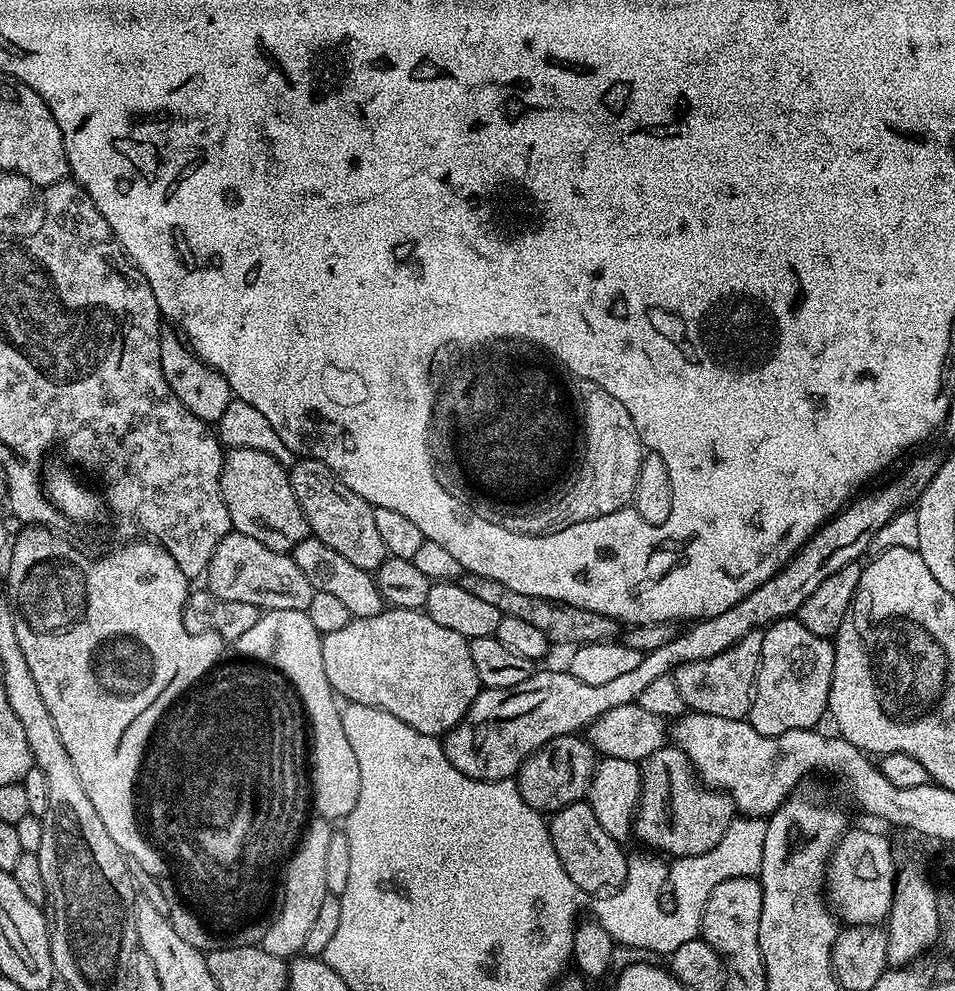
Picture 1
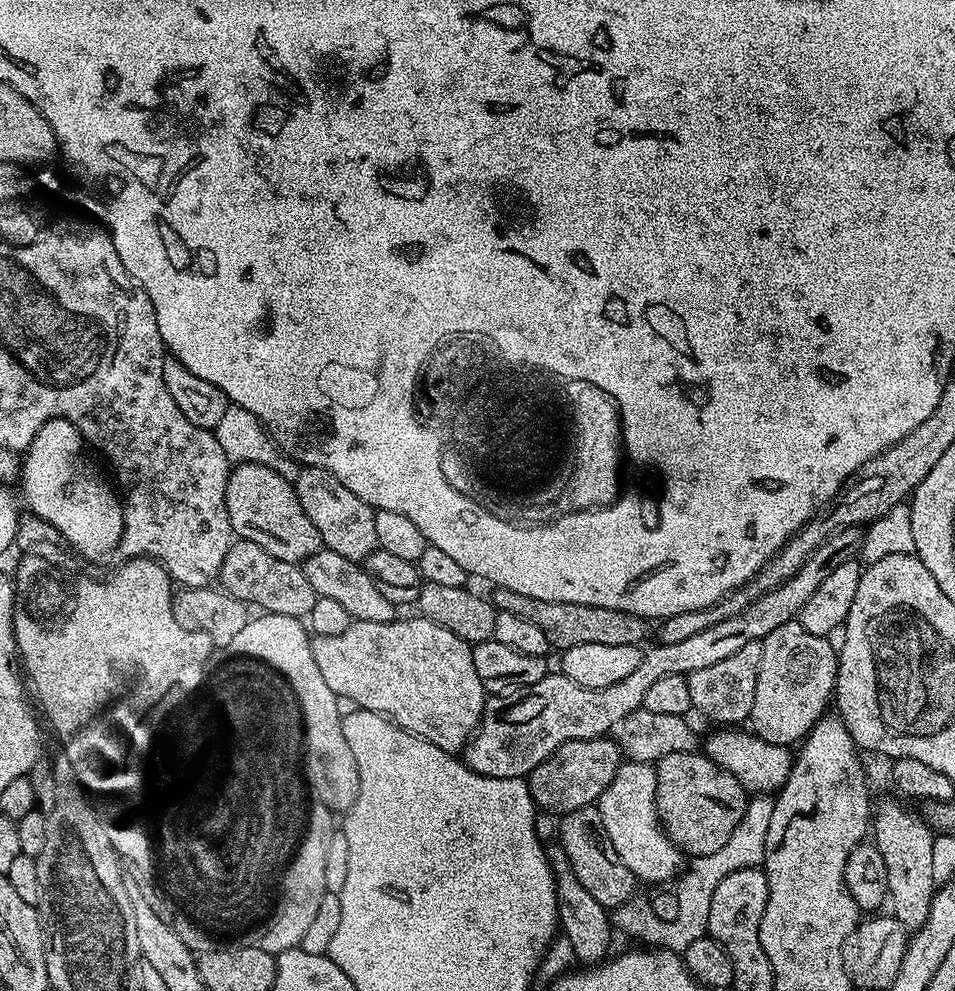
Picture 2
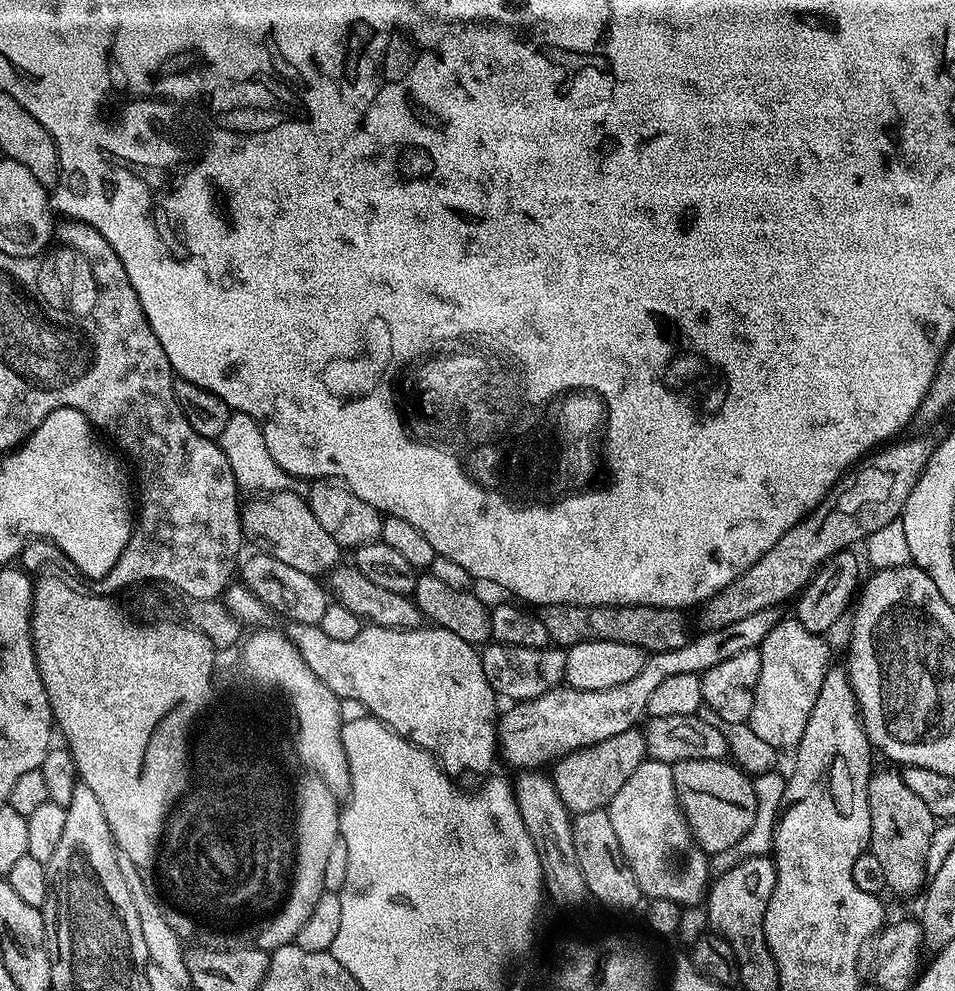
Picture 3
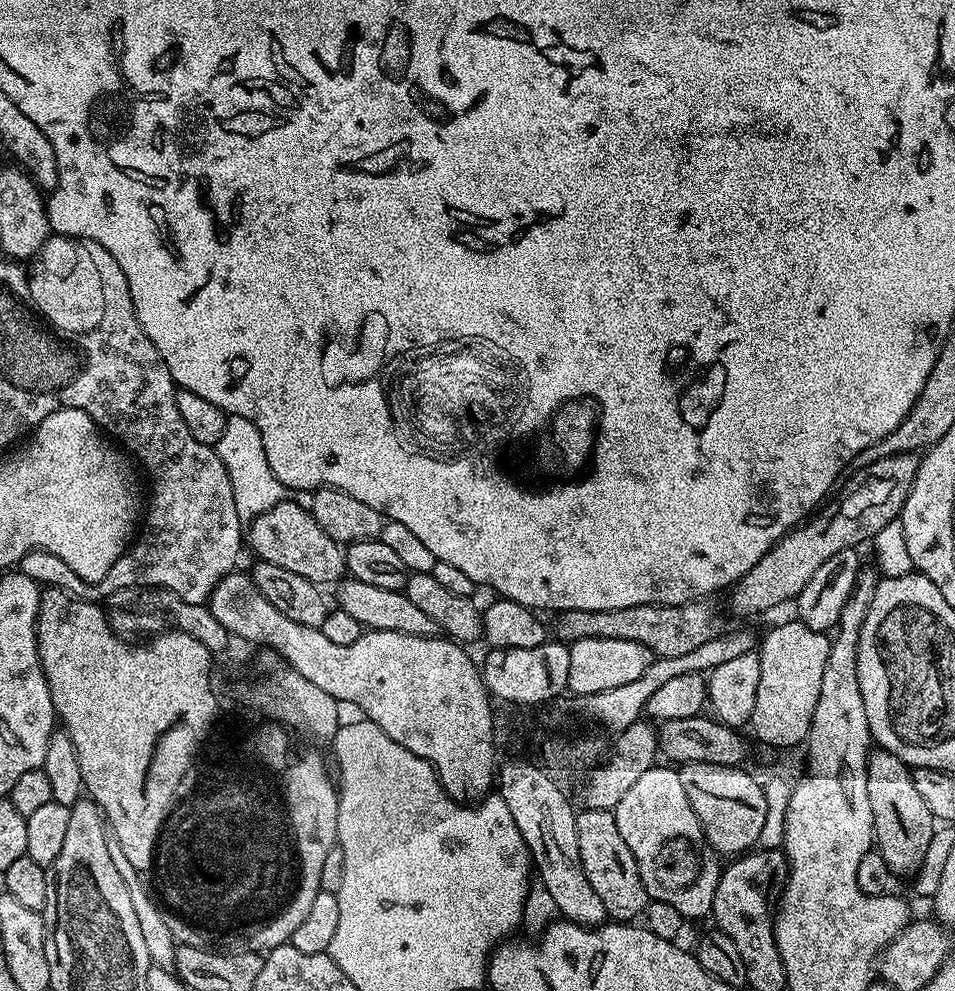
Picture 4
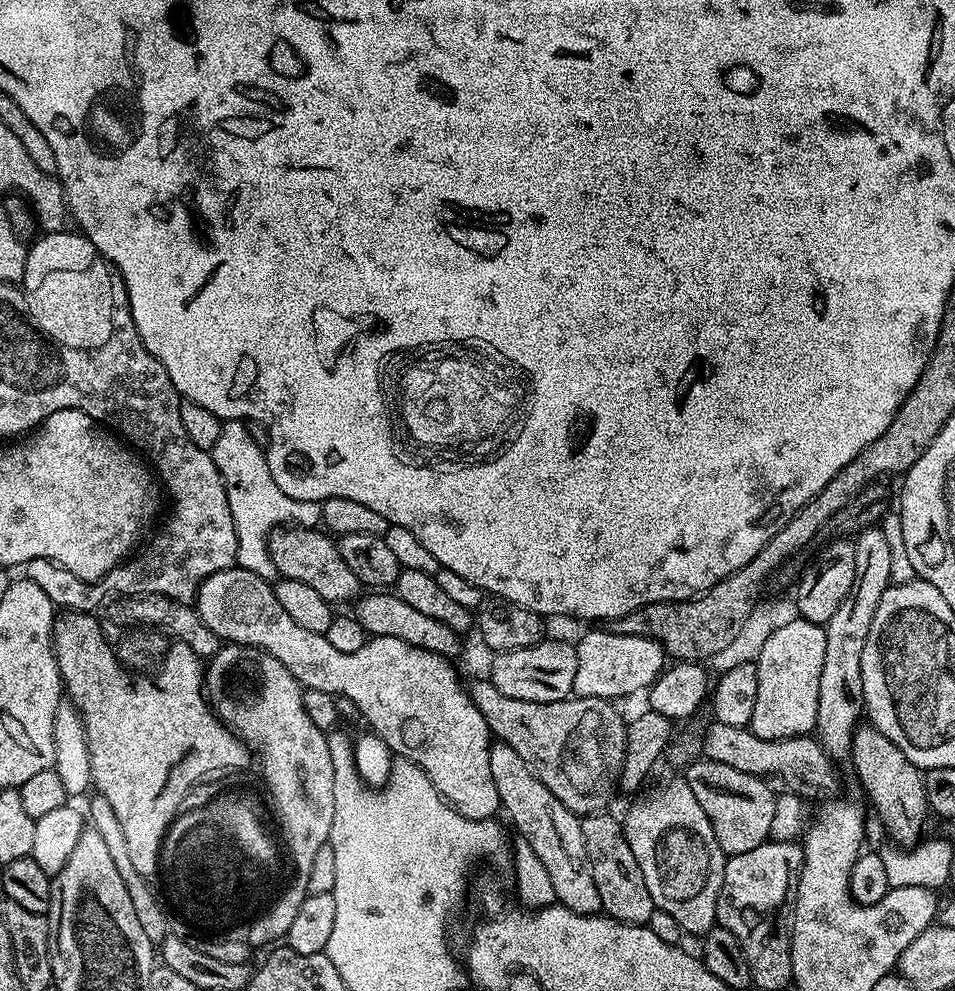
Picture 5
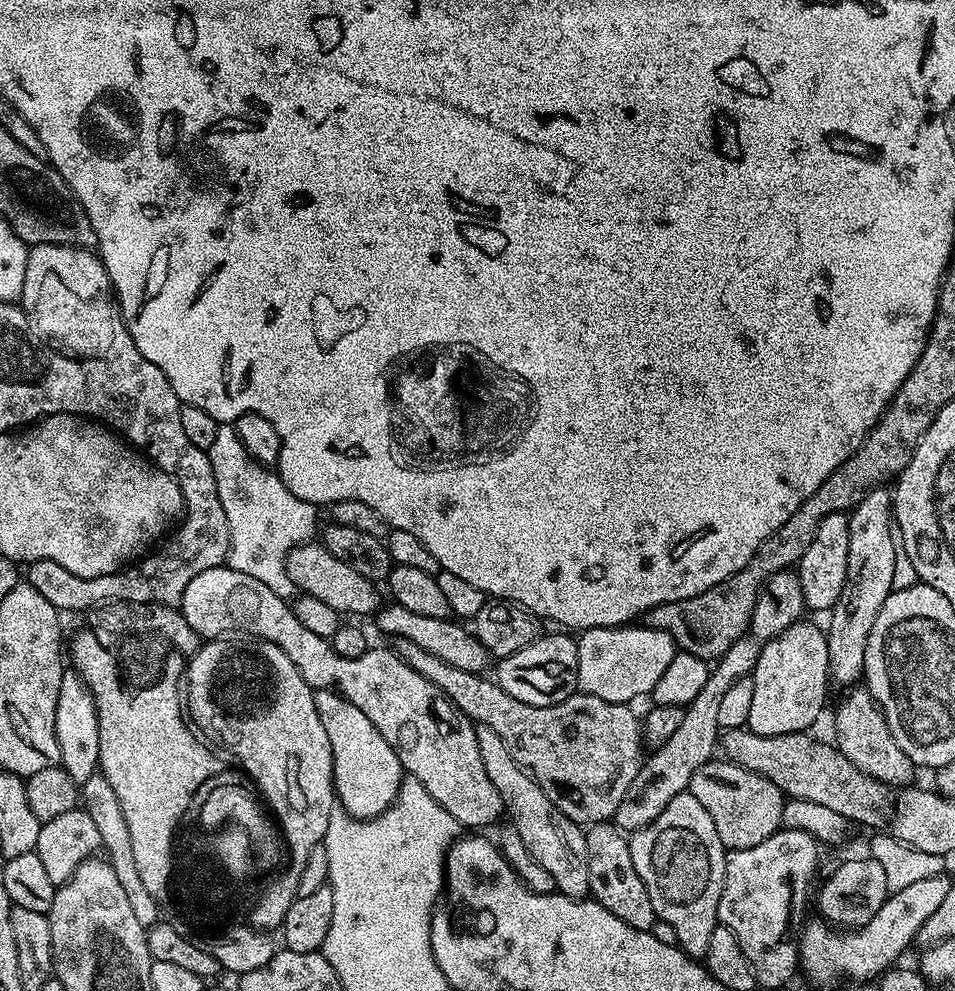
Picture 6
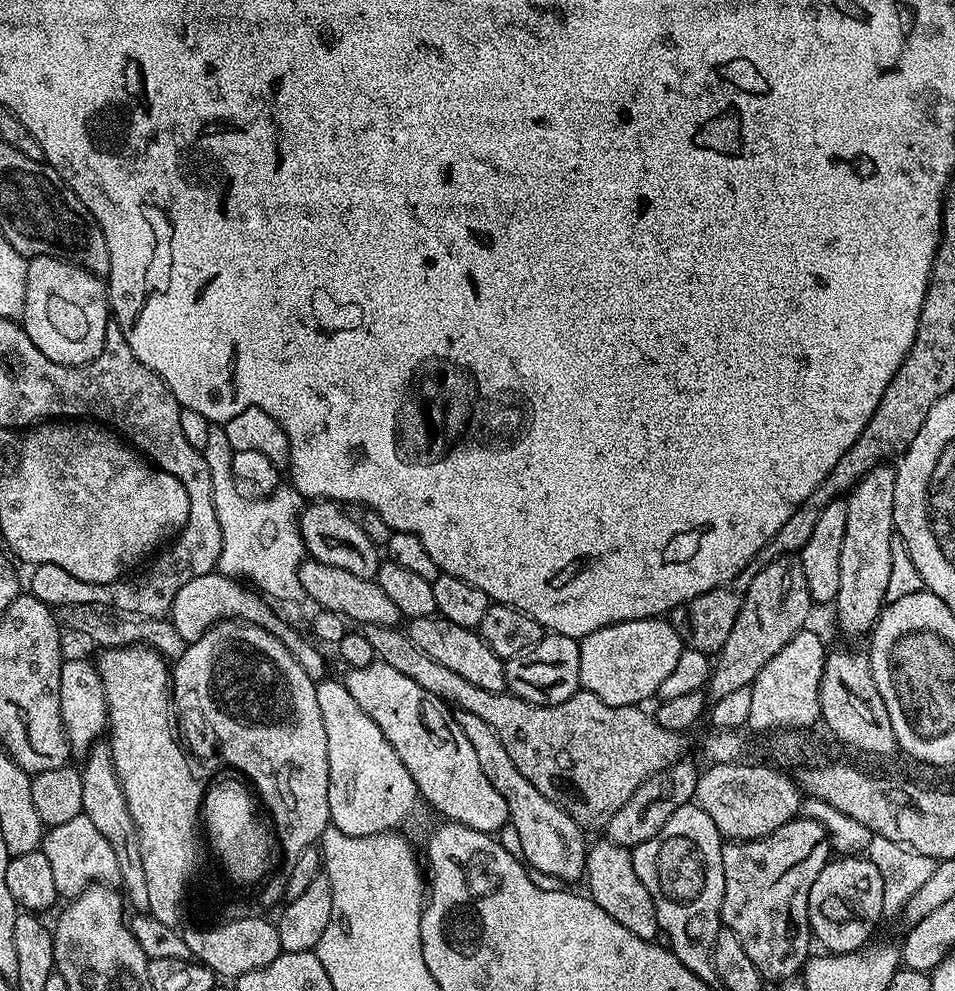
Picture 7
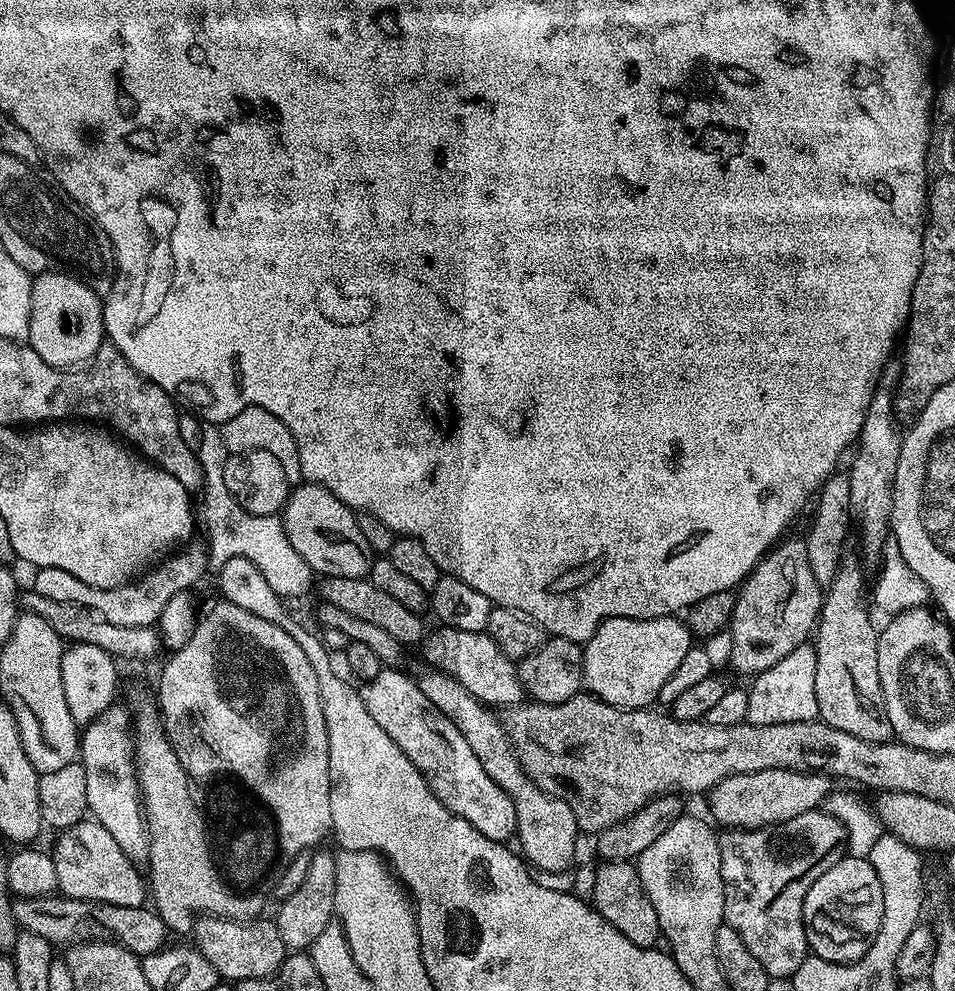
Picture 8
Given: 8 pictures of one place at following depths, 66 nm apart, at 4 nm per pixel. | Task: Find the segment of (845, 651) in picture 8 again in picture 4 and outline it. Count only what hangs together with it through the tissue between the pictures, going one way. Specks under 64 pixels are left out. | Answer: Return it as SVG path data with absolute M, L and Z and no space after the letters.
M882 747L869 751L868 777L866 778L866 794L870 794L870 810L874 814L874 848L882 854L889 872L919 872L922 862L926 858L926 849L930 846L930 838L934 838L938 821L930 814L926 801L918 794L914 787L914 780L909 765L903 764L894 754L890 754Z

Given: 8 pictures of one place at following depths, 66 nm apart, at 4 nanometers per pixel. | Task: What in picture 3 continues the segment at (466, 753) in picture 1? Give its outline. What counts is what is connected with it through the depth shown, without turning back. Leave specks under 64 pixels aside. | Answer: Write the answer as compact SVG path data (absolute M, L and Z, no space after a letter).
M779 607L767 608L758 610L758 614L750 614L750 618L742 618L742 622L734 622L734 626L693 635L685 644L678 646L678 650L651 653L645 659L642 670L638 670L630 682L622 682L622 686L610 686L610 690L578 690L561 686L551 688L533 700L513 703L512 709L499 717L496 726L499 759L504 759L515 770L540 770L545 767L543 764L551 765L574 750L606 742L606 738L614 738L626 730L636 728L645 719L644 707L650 693L667 676L703 674L710 670L710 666L718 666L718 662L726 662L726 658L742 654L742 650L759 648L766 634L770 634L770 630L774 630L781 619Z

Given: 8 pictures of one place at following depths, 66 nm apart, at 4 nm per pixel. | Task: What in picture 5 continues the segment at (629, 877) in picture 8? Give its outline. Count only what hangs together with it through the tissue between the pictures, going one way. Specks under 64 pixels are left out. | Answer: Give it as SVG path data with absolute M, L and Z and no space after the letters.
M607 811L596 812L583 817L580 822L582 838L586 841L586 858L590 858L590 874L594 874L594 886L598 886L601 909L623 924L647 925L648 919L657 915L656 903L650 898L650 890L646 890L642 870L638 870L638 858L634 858L634 850L630 850L630 842L626 842L623 823L608 815Z

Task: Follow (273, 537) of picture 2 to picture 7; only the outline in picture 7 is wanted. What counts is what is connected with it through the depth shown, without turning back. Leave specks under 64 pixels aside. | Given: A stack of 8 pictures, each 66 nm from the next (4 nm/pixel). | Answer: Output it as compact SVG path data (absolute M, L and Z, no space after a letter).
M308 558L300 565L298 580L302 582L302 590L305 597L313 600L317 609L333 612L343 616L345 621L356 626L373 624L374 626L397 627L402 617L398 606L386 594L382 594L382 586L378 586L375 580L358 578L358 574L350 574L350 570L338 570L338 566L326 566L322 562Z

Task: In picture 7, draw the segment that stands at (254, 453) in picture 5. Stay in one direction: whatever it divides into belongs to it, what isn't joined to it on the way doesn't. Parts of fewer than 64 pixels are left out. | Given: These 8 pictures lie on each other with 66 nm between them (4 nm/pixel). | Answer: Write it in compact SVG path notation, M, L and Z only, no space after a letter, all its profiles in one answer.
M223 427L210 428L203 453L206 466L210 466L210 479L214 482L214 510L218 512L218 526L222 526L222 554L216 563L218 571L224 576L253 580L248 582L269 601L281 600L284 604L303 601L305 594L302 582L298 580L298 570L306 559L304 540L300 537L300 493L291 486L280 486L271 494L256 498L260 500L247 500L239 492L238 481L232 475L233 450Z

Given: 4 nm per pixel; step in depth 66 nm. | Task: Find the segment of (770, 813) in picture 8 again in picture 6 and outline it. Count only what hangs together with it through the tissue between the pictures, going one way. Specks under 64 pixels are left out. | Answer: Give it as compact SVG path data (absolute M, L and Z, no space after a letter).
M713 758L698 766L698 770L694 770L694 778L690 778L688 791L702 802L706 814L714 818L714 827L725 849L746 850L750 846L758 846L758 842L766 842L766 838L782 827L784 792L766 777L754 774L727 758Z

